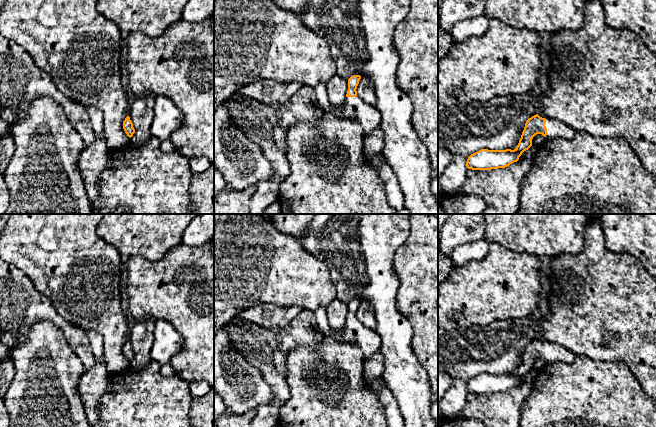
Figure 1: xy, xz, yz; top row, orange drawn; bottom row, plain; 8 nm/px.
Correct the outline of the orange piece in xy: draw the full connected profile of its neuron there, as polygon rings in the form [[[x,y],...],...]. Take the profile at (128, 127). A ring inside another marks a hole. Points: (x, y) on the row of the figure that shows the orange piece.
[[[127,116],[125,118],[125,120],[123,121],[123,129],[124,129],[125,133],[127,134],[127,136],[130,137],[130,138],[135,133],[135,129],[133,127],[133,123],[130,120],[130,117],[129,116]]]

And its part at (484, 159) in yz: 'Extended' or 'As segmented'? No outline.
Extended

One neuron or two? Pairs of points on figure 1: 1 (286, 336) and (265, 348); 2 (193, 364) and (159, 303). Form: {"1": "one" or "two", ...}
{"1": "one", "2": "one"}

